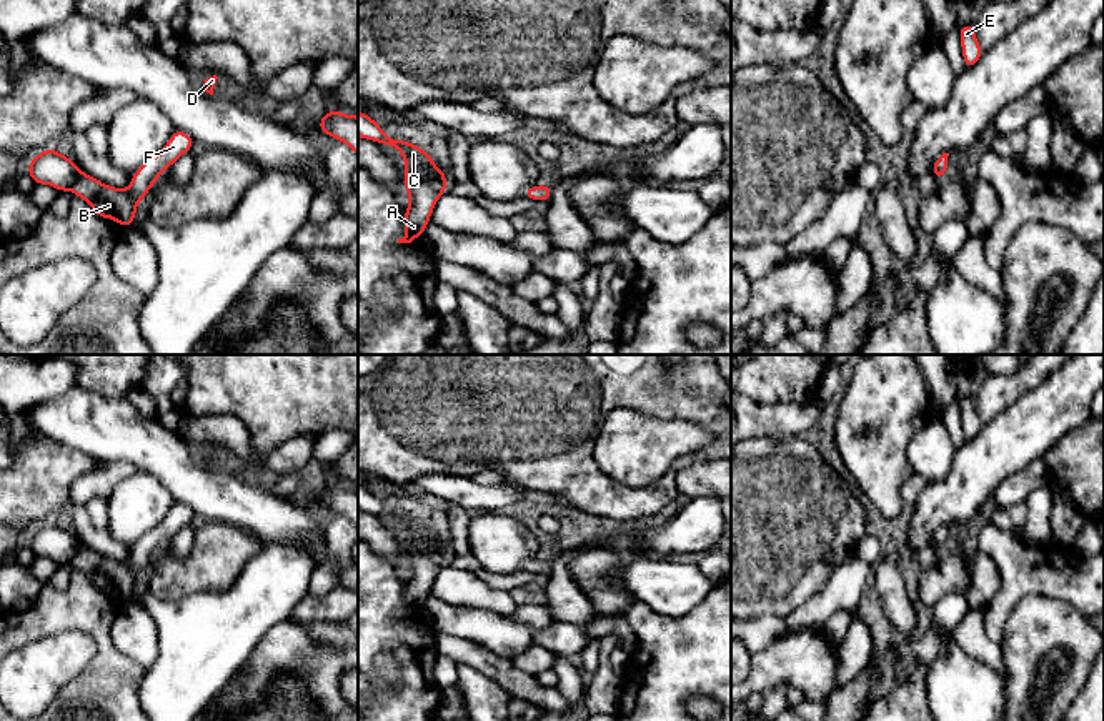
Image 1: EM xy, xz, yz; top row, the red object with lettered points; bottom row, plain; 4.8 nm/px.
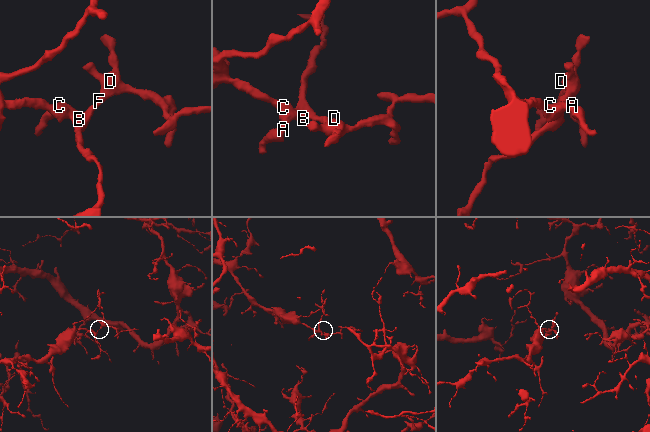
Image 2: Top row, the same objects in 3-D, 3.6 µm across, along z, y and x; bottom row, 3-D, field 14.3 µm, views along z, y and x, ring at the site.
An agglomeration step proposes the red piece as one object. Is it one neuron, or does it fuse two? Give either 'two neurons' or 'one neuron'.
one neuron

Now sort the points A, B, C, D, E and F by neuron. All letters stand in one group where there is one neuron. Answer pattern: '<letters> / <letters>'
A B C D E F

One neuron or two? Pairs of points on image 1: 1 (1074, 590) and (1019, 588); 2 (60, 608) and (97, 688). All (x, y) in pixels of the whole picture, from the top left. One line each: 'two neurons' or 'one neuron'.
1: one neuron
2: one neuron

